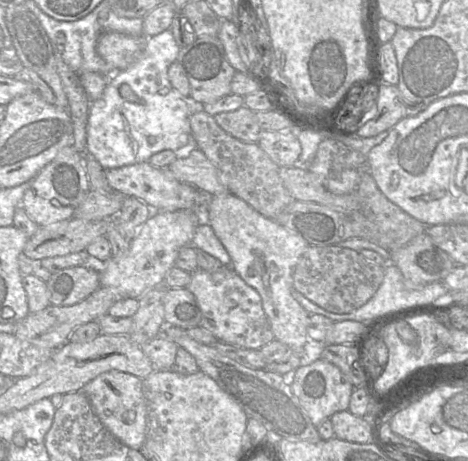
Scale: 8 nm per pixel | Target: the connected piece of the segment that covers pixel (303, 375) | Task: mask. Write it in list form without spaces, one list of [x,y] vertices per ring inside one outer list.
[[[318,358],[309,364],[301,364],[288,379],[293,394],[315,427],[334,413],[348,410],[354,387],[332,363]]]

